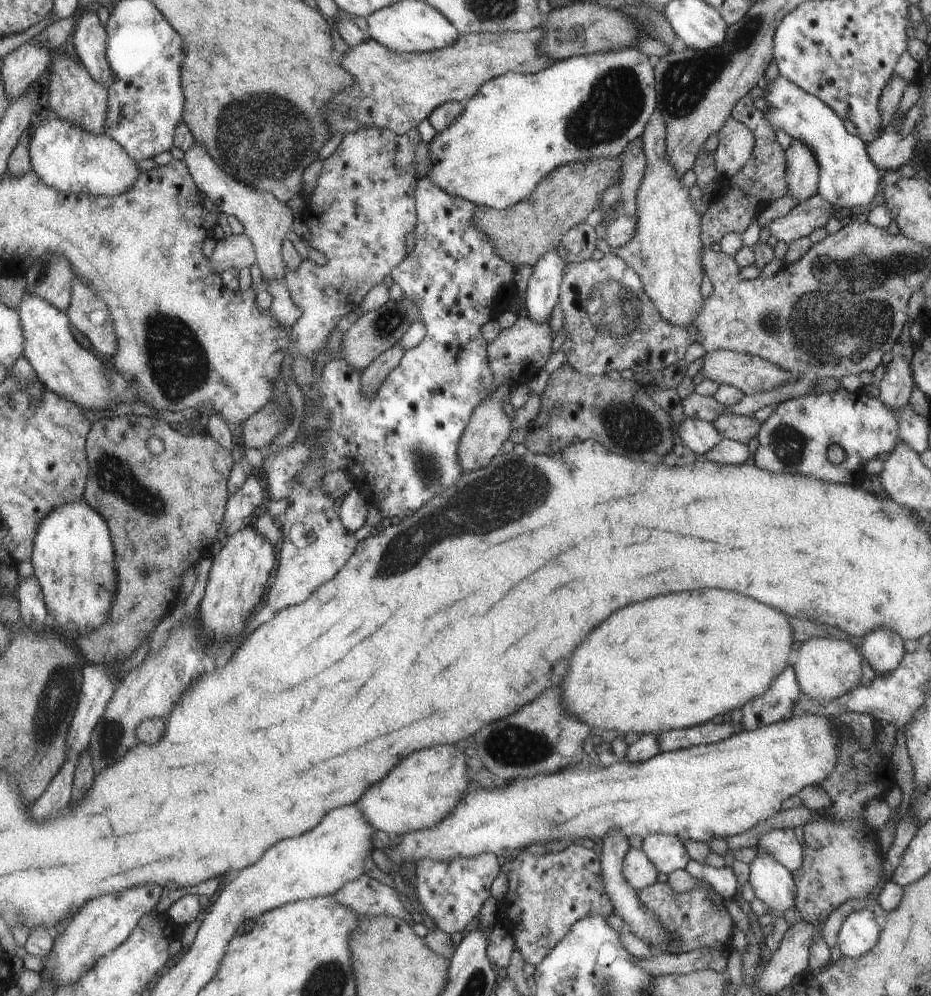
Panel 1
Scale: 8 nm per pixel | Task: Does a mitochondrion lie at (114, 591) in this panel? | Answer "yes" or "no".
no

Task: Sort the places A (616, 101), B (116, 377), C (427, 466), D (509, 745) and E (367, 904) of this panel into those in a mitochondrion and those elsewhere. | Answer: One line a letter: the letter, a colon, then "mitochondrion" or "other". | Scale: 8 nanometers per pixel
A: mitochondrion
B: other
C: mitochondrion
D: mitochondrion
E: other

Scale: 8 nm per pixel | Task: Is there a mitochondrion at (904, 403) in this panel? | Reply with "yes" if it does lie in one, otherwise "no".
no

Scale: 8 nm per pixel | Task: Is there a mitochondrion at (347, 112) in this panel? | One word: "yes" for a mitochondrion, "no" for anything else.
yes

